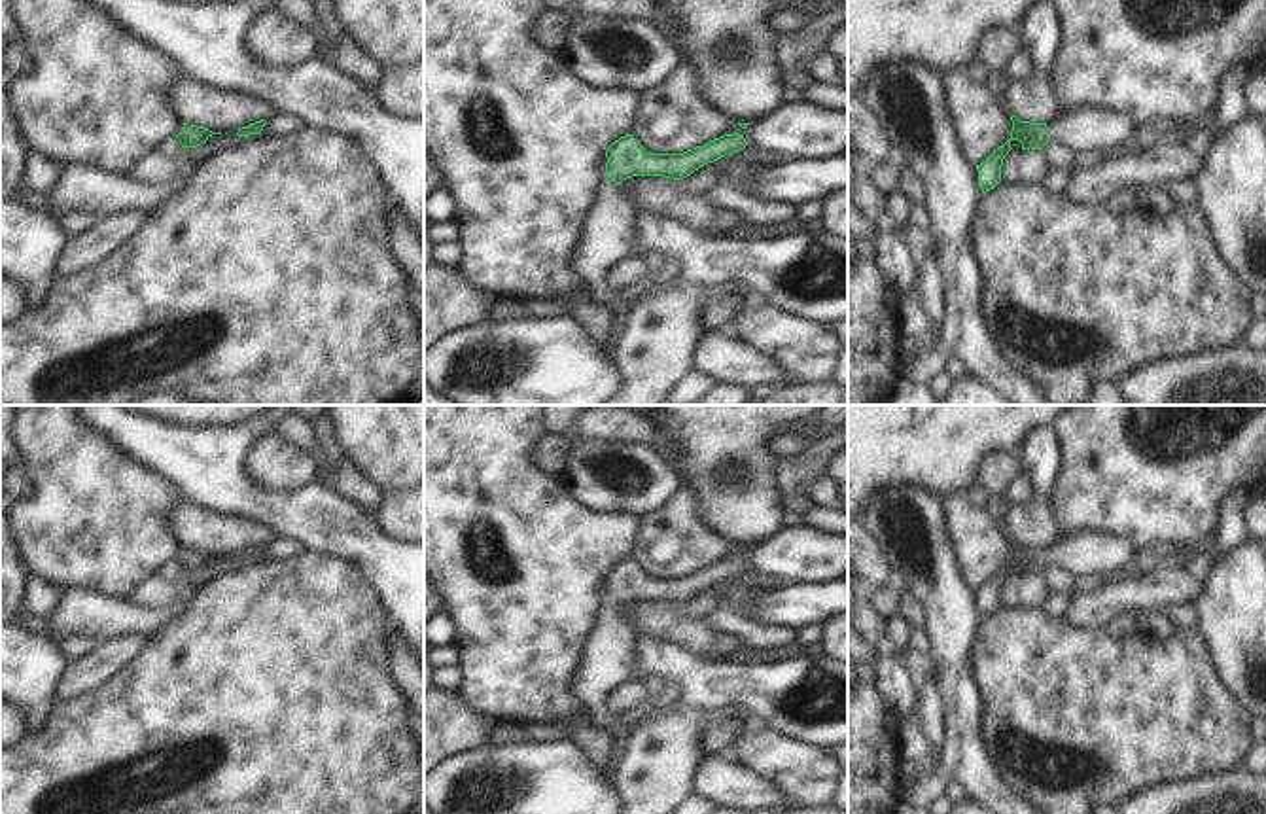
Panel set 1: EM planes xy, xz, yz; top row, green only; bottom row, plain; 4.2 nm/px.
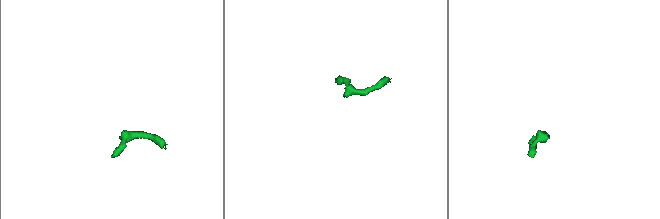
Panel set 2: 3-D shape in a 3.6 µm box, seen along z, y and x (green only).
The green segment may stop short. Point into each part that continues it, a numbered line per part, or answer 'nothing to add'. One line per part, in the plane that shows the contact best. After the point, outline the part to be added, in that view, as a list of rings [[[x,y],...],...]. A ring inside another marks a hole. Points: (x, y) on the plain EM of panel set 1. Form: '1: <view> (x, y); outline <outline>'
1: yz (1085, 553); outline [[[1081,530],[1060,538],[1046,547],[1045,555],[1050,562],[1079,575],[1101,574],[1113,579],[1134,558],[1135,547],[1124,540],[1101,532]]]

